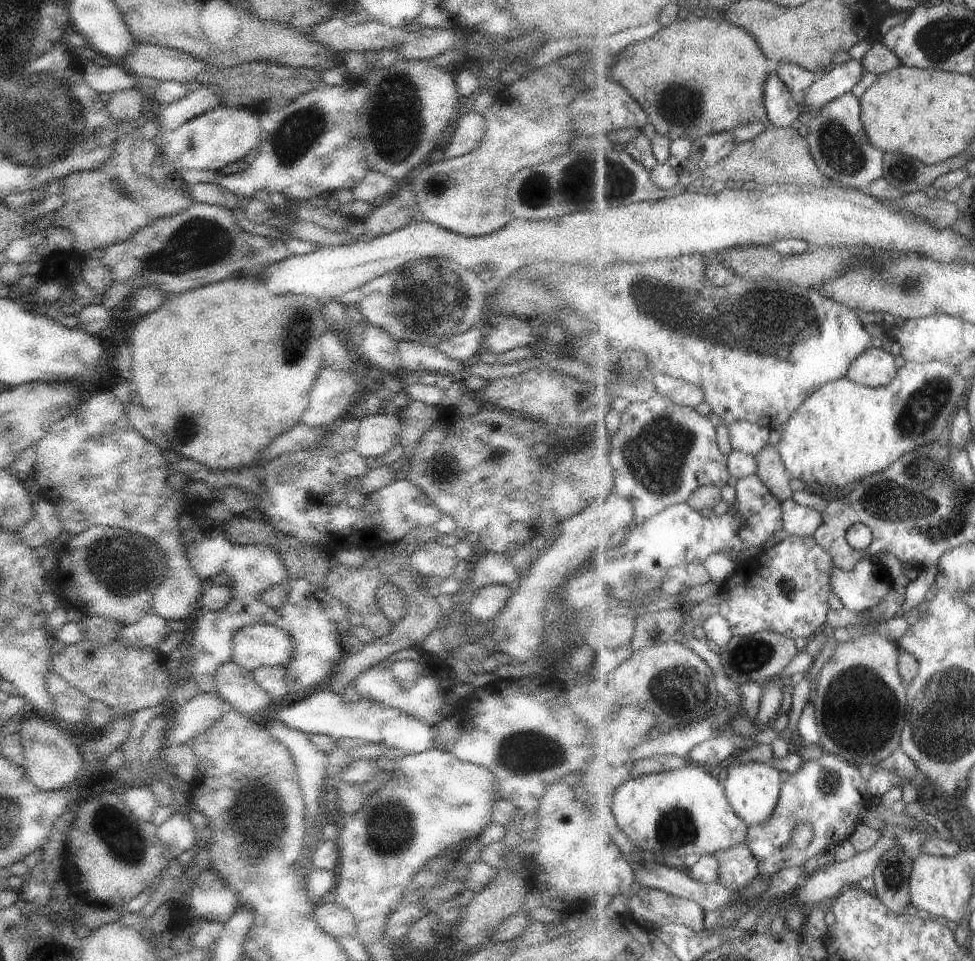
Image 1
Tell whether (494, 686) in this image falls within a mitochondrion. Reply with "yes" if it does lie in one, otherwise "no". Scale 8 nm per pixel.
no

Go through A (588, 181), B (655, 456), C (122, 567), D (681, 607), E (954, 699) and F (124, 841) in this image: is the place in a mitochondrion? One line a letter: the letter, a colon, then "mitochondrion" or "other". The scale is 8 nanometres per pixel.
A: mitochondrion
B: mitochondrion
C: mitochondrion
D: other
E: mitochondrion
F: mitochondrion

